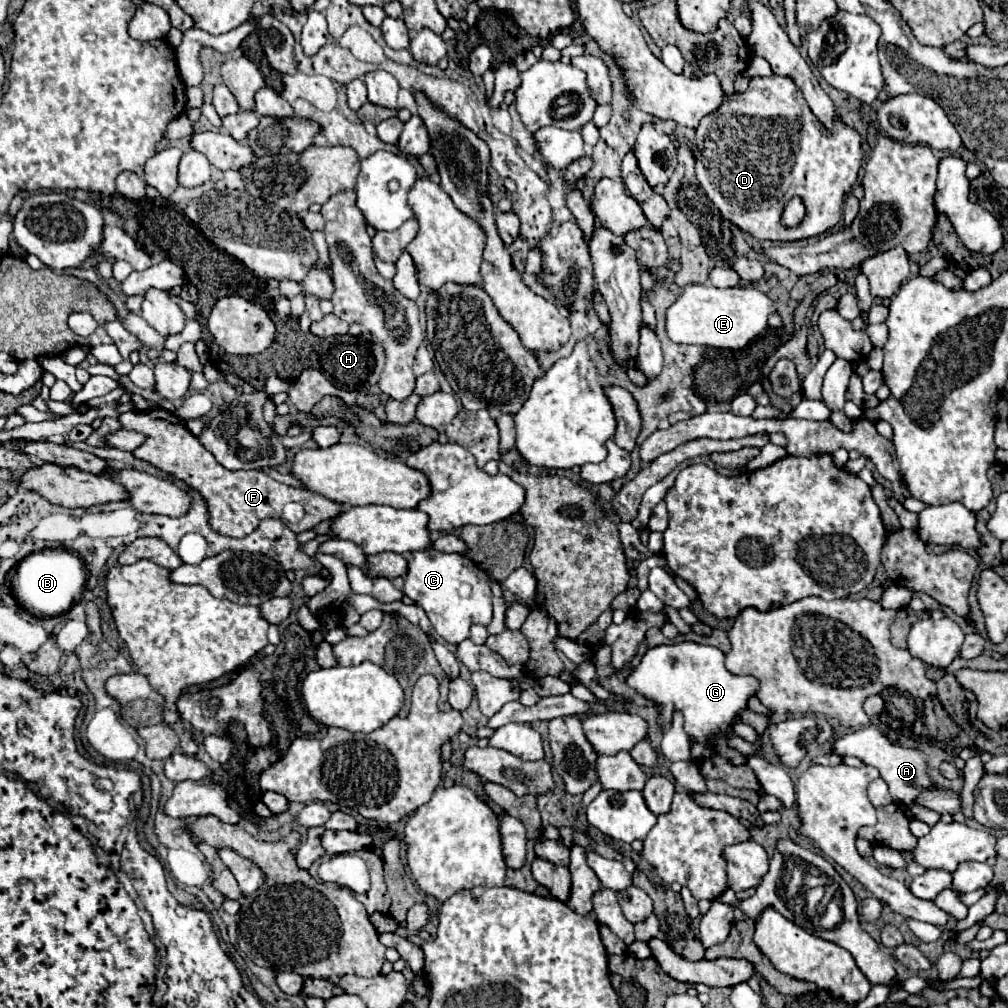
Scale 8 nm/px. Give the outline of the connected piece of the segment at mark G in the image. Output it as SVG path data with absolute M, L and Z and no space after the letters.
M681 642L671 646L657 646L647 650L641 664L629 674L627 684L631 684L639 694L659 702L659 726L667 728L671 722L673 708L685 714L687 734L713 746L719 734L729 728L737 714L747 706L747 698L755 694L757 680L753 676L733 676L723 666L725 654L713 646L703 646L695 642Z

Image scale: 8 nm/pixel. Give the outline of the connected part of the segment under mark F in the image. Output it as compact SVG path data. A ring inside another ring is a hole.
M159 406L149 408L149 410L125 412L119 416L119 422L123 428L137 430L147 436L147 440L137 450L133 450L135 458L151 462L153 466L173 474L175 478L181 478L191 488L195 488L203 494L209 514L211 514L211 526L215 532L219 532L223 536L231 536L231 538L249 536L253 530L257 530L261 520L281 518L283 506L287 502L299 502L305 506L305 518L301 522L297 522L297 524L287 522L287 526L293 532L311 530L321 520L331 520L331 518L339 516L339 512L343 512L341 504L335 504L333 500L327 500L325 496L319 496L317 492L311 492L307 488L285 486L261 470L247 470L247 472L245 470L239 470L239 472L225 470L221 464L217 464L213 454L207 452L207 448L203 448L199 438L187 430L183 420L175 418L171 412L167 412Z

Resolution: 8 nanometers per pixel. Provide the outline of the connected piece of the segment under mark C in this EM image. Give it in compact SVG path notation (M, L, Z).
M433 548L413 552L409 558L409 572L403 586L405 596L419 604L429 616L435 634L445 642L459 644L469 636L471 624L489 624L491 622L491 588L485 570L461 554L445 554Z

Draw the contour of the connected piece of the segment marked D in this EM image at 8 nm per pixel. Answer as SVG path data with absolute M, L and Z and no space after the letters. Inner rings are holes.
M775 74L751 78L749 88L743 94L729 98L729 102L721 104L721 110L717 108L715 112L707 114L697 126L695 142L699 150L697 154L701 156L695 168L697 180L719 208L723 218L759 240L773 242L803 240L831 230L843 216L845 196L857 182L857 172L863 158L861 136L853 128L845 126L843 122L835 122L833 130L827 132L817 116L809 110L793 80ZM793 196L803 200L807 212L799 226L787 228L781 224L781 216Z

